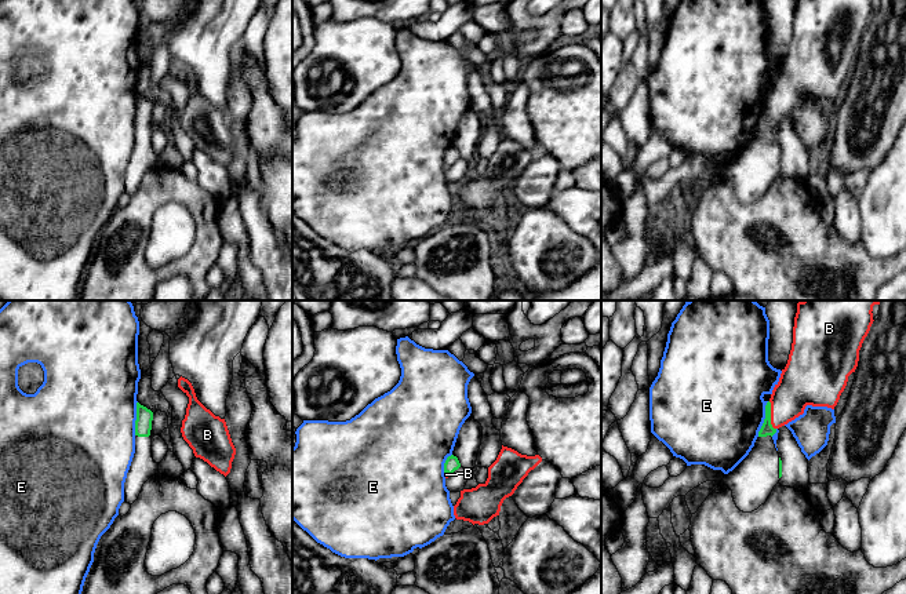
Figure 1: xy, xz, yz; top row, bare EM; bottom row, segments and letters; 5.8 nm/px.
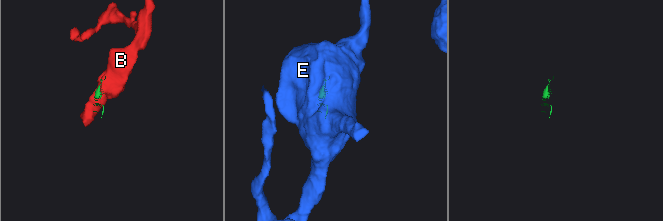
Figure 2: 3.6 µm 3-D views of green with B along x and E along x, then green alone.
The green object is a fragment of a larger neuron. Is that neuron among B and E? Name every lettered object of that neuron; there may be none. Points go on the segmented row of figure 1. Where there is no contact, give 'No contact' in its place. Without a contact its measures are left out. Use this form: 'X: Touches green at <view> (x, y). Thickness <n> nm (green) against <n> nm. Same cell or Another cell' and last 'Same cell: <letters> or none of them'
B: Touches green at yz (770, 415). Thickness 70 nm (green) against 260 nm. Same cell
E: Touches green at yz (764, 419). Thickness 70 nm (green) against 480 nm. Another cell
Same cell: B

